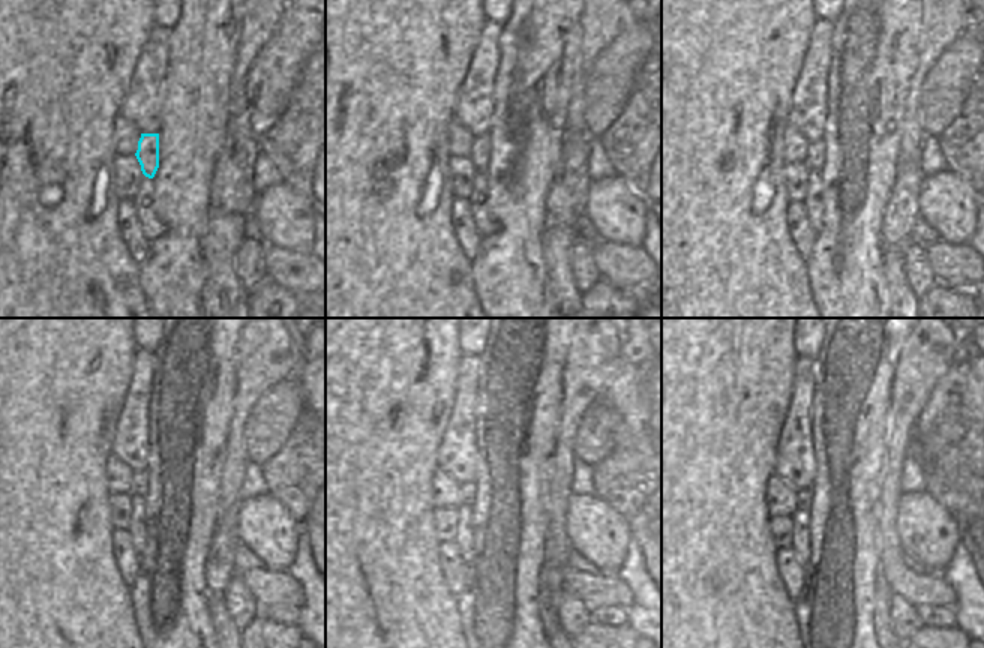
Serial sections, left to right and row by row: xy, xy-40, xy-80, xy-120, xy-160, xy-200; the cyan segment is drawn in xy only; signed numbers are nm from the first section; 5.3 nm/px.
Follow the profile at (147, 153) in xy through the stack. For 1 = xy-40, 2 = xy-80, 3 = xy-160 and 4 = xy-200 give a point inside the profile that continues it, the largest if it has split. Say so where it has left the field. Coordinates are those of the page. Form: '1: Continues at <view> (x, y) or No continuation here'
1: Continues at xy-40 (482, 146)
2: Continues at xy-80 (815, 159)
3: Continues at xy-160 (468, 491)
4: Continues at xy-200 (804, 497).

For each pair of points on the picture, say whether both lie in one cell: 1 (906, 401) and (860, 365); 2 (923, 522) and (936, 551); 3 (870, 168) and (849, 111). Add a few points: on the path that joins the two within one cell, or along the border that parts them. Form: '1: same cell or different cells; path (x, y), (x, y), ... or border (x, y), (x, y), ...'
1: different cells; border (900, 354), (891, 384), (891, 407), (887, 423)
2: same cell; path (927, 530), (933, 543)
3: same cell; path (866, 155), (861, 150), (861, 125)

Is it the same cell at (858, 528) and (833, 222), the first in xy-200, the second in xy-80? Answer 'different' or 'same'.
same

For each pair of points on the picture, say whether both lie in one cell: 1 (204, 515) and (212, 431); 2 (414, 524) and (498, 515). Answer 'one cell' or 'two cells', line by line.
1: one cell
2: two cells

